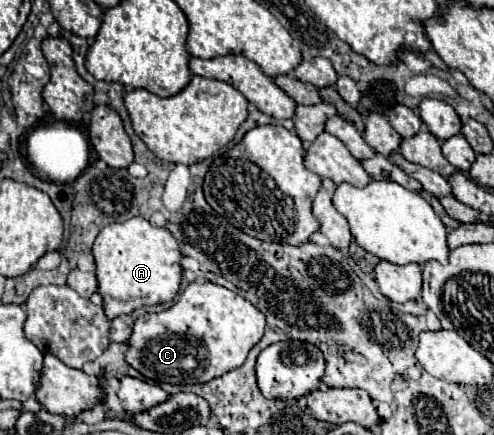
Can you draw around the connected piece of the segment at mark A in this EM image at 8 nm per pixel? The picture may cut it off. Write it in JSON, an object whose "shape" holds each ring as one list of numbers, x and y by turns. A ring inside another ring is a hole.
{"shape":[[136,216,126,222,108,224,100,230,94,248,98,292,104,298,104,310,108,320,120,314,130,314,144,304,164,304,174,300,182,282,182,252,166,228,152,226,146,218]]}

